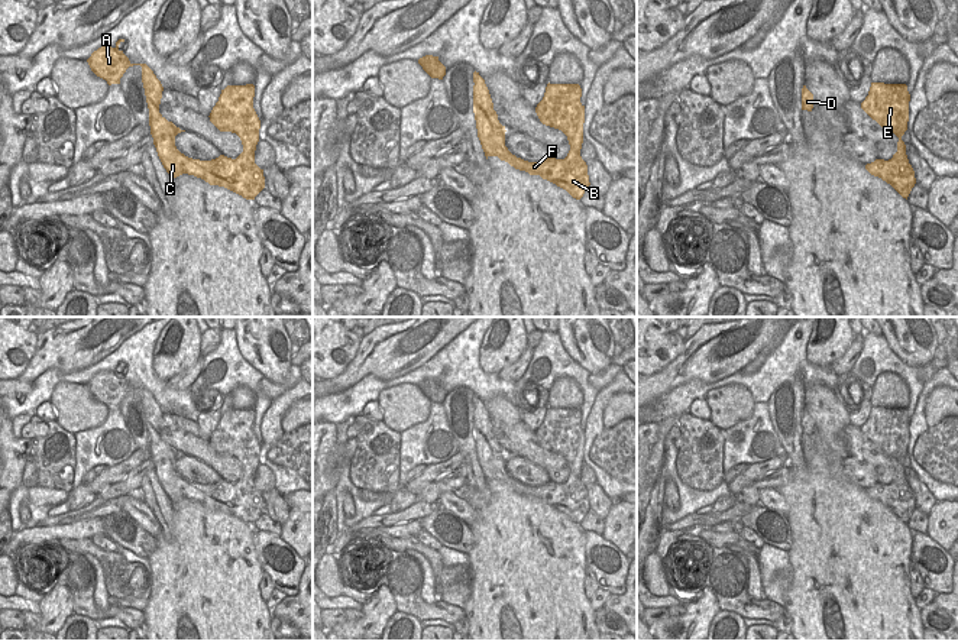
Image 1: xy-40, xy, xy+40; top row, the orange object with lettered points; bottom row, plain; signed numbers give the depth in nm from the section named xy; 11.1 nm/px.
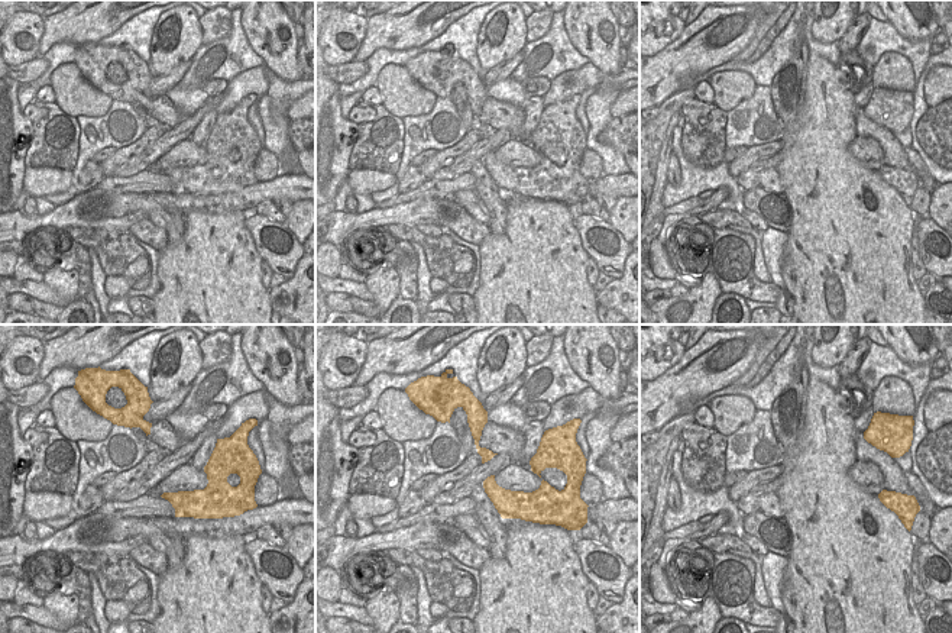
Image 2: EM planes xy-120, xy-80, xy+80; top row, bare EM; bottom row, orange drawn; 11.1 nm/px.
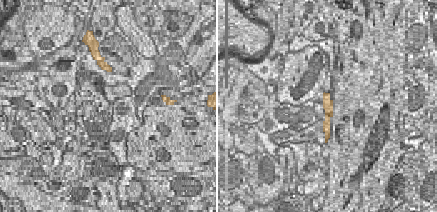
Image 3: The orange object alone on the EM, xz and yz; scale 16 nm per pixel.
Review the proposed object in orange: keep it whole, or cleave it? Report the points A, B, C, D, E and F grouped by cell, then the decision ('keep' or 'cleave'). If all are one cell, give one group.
A B C D E F; keep

